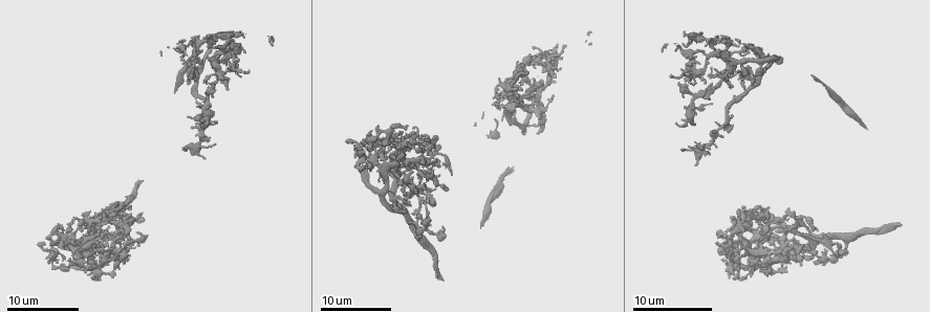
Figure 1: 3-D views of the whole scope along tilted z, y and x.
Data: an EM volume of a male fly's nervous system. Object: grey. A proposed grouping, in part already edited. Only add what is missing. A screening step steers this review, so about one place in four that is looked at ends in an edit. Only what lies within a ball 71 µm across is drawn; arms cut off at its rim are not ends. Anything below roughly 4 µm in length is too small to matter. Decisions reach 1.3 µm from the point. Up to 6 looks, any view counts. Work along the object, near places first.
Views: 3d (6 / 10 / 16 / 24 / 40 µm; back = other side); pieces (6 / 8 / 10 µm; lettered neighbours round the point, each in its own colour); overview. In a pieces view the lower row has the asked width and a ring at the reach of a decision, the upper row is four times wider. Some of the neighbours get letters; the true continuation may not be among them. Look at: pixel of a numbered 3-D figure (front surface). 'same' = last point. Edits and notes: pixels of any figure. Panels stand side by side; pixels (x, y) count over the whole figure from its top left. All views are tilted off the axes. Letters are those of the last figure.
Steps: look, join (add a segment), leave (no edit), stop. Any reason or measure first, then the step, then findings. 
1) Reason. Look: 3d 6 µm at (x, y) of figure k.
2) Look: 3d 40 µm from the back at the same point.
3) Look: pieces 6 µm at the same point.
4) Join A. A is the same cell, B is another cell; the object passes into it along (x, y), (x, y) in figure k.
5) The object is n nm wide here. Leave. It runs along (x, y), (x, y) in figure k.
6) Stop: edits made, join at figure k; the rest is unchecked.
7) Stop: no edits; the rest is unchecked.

Look: 3d 24 µm at (120, 236) of figure 1.

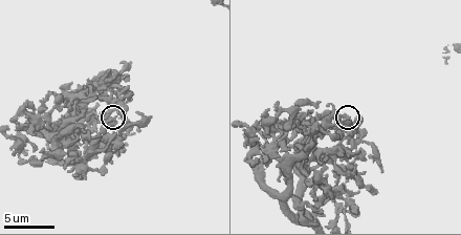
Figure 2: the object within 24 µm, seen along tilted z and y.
Look: pieces 10 µm at (350, 118) of figure 2.

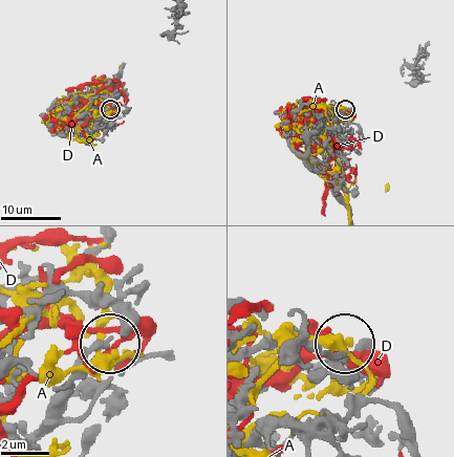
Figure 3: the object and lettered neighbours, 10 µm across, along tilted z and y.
Leave. A and D are other cells; no lettered segment goes on from it.

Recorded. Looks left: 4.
An open end. Look: 3d 16 µm at (816, 262) of figure 1.

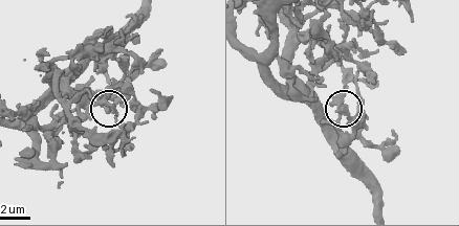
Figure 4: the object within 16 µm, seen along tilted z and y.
Look: pieces 10 µm at (342, 106) of figure 4.

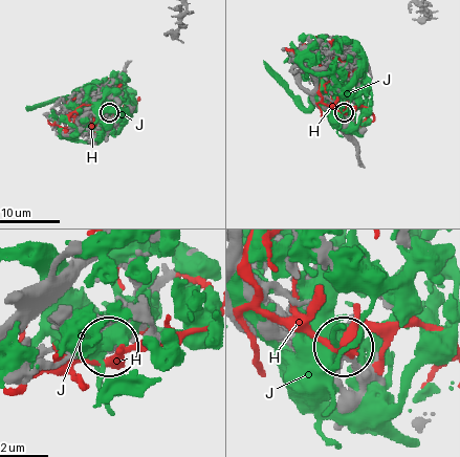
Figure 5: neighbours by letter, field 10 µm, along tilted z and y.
Leave. H and J are other cells; no lettered segment goes on from it.

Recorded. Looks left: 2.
Free end. Look: 3d 24 µm at (776, 231) of figure 1.

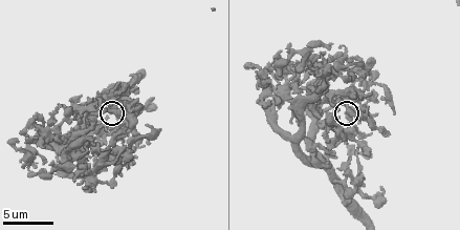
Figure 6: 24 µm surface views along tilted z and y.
What lies round it. Look: pieces 8 µm at the same point.

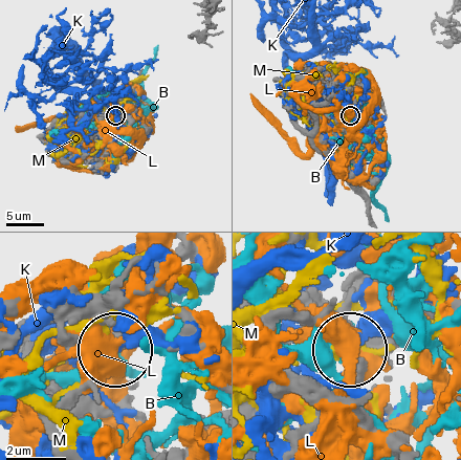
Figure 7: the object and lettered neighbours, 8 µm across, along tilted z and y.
The object is 350 nm wide here. Leave. B, K, L and M are other cells; none of them fits.

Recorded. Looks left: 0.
Stop: no edits; the rest is unchecked.

